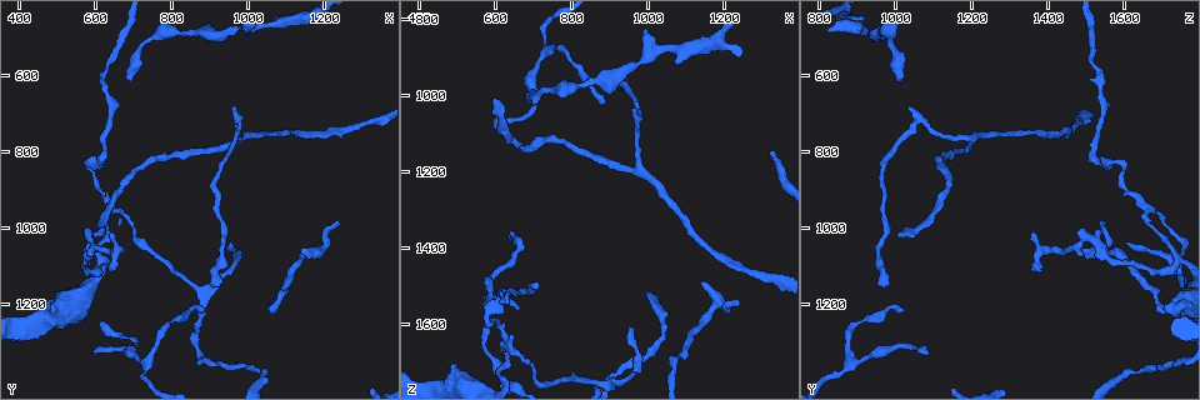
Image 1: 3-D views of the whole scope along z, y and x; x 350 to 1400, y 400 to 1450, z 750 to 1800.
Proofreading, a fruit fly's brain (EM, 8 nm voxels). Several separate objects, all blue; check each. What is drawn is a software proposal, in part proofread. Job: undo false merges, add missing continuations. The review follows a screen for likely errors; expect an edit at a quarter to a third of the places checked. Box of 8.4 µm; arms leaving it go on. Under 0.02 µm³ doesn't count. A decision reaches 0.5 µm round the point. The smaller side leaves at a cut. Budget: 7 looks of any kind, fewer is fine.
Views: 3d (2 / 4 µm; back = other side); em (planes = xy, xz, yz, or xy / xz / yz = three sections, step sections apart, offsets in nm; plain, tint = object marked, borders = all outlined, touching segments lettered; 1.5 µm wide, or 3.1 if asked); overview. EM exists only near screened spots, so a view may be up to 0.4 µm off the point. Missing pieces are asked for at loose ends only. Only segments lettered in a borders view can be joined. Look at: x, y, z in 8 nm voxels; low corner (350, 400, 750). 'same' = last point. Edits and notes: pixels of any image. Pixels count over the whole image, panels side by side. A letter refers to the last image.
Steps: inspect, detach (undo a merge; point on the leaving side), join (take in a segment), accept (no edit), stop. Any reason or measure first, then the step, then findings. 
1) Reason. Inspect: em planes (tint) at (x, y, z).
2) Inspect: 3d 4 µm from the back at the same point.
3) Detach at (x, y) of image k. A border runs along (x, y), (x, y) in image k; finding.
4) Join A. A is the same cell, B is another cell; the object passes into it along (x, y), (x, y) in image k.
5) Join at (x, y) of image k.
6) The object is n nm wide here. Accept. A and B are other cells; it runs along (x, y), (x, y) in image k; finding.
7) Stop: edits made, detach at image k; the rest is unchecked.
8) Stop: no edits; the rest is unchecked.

Thin end. Inspect: 3d 4 µm at (945, 1040, 1605).

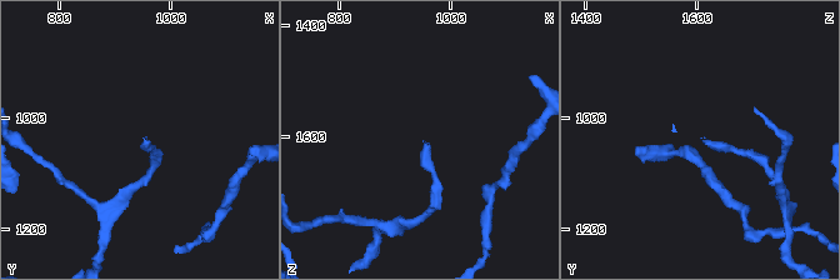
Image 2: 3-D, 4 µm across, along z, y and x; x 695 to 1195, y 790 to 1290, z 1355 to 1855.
Shape alone is not enough. Inspect: em planes (borders) at (955, 1045, 1610).

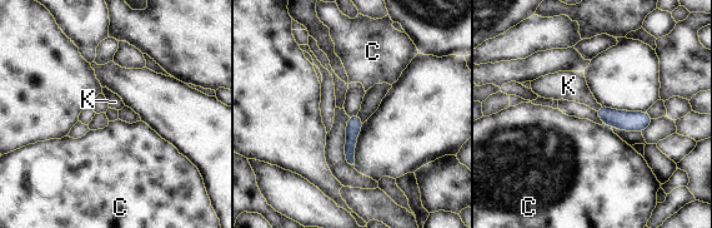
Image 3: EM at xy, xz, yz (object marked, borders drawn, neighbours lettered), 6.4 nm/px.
The object is 100 nm wide here; the longest contact is with C, 60 nm. Join K. K is the same cell, C is another cell; it goes on there.

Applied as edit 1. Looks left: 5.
Redraw. Inspect: overview.

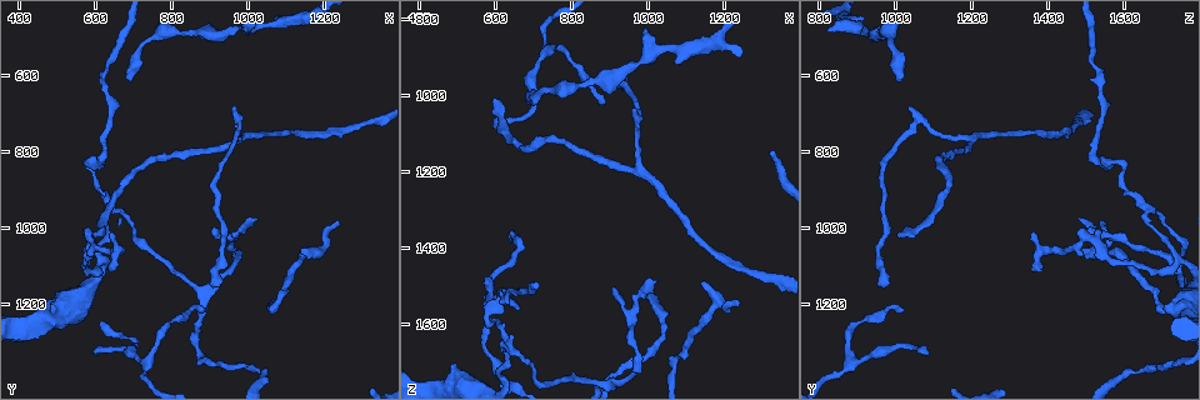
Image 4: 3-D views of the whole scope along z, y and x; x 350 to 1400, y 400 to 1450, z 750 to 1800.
Three-way junction. Inspect: 3d 2 µm at (635, 945, 1670).

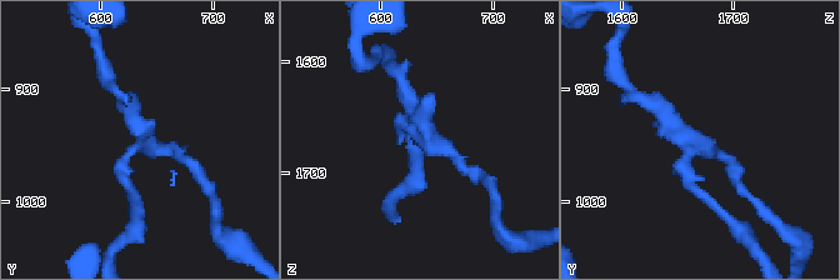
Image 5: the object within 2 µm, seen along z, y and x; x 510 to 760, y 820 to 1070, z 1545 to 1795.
Shape alone is not enough. Inspect: em xy step 8 (tint) at (634, 950, 1662).

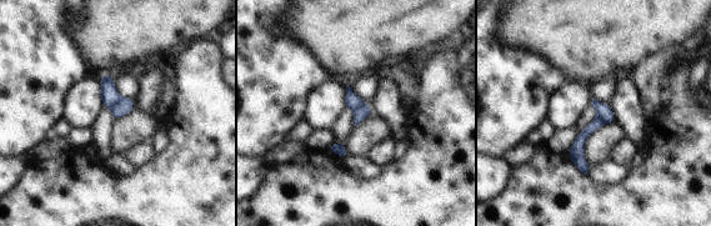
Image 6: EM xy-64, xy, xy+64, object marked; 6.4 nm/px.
Inspect: em planes (borders) at the same point.

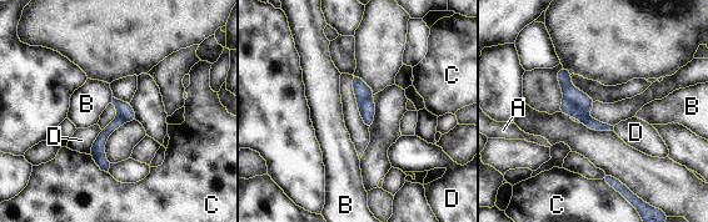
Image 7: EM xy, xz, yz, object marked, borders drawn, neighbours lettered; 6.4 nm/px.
Detach at (571, 92) of image 7. A, B, C and D are other cells; the part that leaves runs along (562, 71), (566, 85), (588, 107) in image 7; a second neuron is stuck on.

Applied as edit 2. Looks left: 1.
Stop: edits made, join at image 3, detach at image 7; the rest is unchecked.

